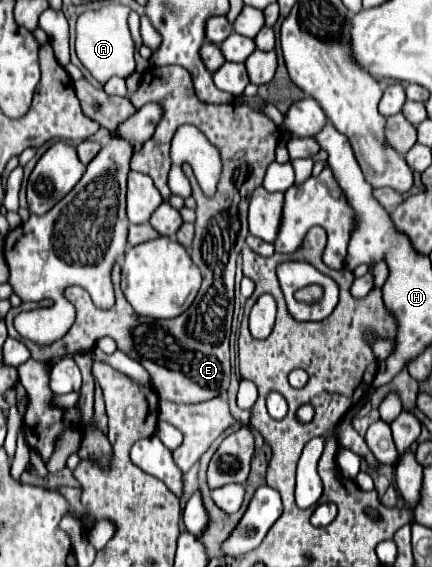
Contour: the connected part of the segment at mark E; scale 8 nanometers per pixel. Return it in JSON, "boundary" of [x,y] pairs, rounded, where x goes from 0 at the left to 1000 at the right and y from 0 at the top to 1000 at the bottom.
{"boundary":[[[394,115],[394,118],[343,118],[329,132],[329,150],[319,153],[315,164],[301,168],[301,178],[324,189],[338,182],[366,182],[375,189],[375,217],[366,217],[361,235],[352,238],[347,249],[338,249],[324,266],[310,266],[310,277],[301,284],[306,302],[352,302],[352,280],[394,280],[394,249],[398,238],[407,235],[407,228],[426,217],[440,217],[449,224],[458,224],[491,256],[500,256],[514,270],[514,284],[519,284],[519,305],[505,326],[505,340],[495,351],[481,351],[468,333],[458,330],[454,316],[440,316],[444,333],[449,333],[449,351],[458,358],[454,369],[454,418],[444,429],[444,457],[458,467],[458,474],[468,478],[468,506],[463,517],[454,520],[449,534],[412,559],[403,563],[384,563],[384,566],[361,566],[361,563],[343,563],[319,556],[301,534],[292,531],[292,524],[282,520],[278,506],[282,474],[264,467],[259,478],[259,496],[264,496],[264,510],[269,510],[269,538],[250,549],[222,545],[222,538],[213,534],[208,520],[167,503],[148,513],[148,524],[176,541],[176,566],[171,577],[162,577],[157,591],[125,601],[120,608],[106,612],[69,612],[74,619],[74,633],[116,640],[130,630],[148,630],[148,623],[167,626],[167,623],[190,623],[190,619],[208,619],[222,601],[241,591],[259,594],[273,605],[273,616],[282,616],[292,626],[301,626],[306,633],[324,637],[324,644],[347,658],[347,668],[356,675],[356,686],[366,693],[370,704],[384,707],[403,707],[403,711],[468,711],[481,704],[495,704],[495,693],[505,690],[523,690],[532,679],[532,616],[528,616],[528,594],[532,594],[532,570],[537,570],[537,549],[542,549],[542,485],[546,485],[546,457],[556,450],[556,439],[569,429],[574,418],[574,358],[579,347],[588,340],[588,330],[597,330],[616,309],[620,291],[639,280],[639,256],[648,245],[648,228],[639,224],[639,217],[611,203],[606,196],[583,196],[574,189],[560,189],[551,182],[519,182],[519,185],[477,185],[463,182],[458,171],[449,168],[444,157],[444,139],[440,129],[412,115]]]}

